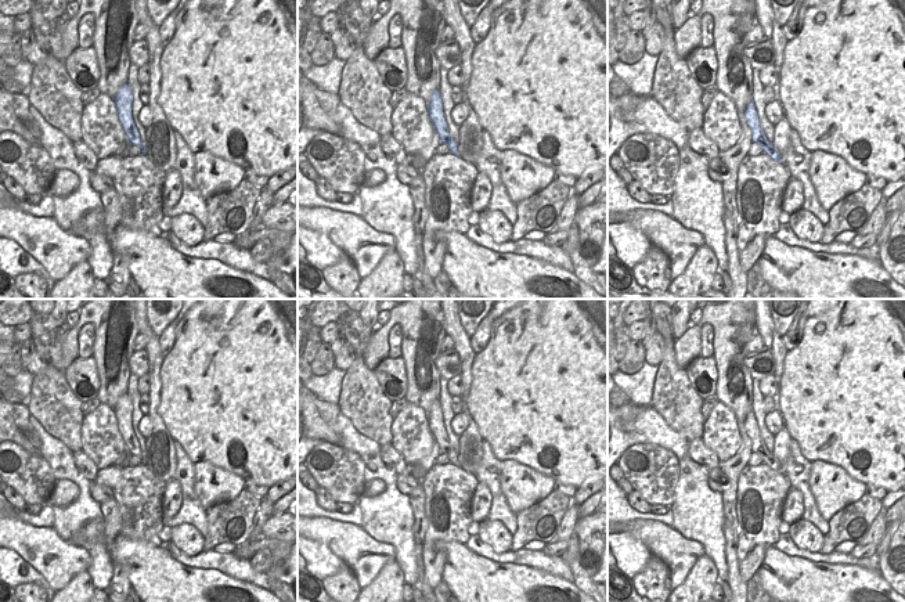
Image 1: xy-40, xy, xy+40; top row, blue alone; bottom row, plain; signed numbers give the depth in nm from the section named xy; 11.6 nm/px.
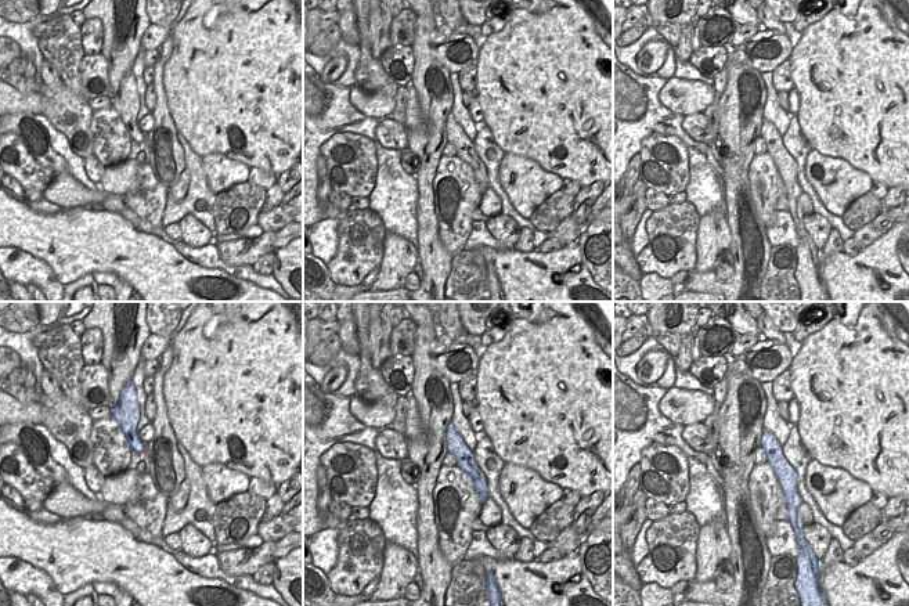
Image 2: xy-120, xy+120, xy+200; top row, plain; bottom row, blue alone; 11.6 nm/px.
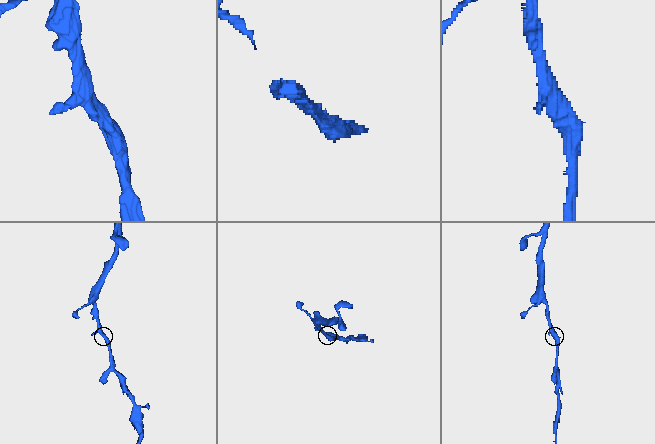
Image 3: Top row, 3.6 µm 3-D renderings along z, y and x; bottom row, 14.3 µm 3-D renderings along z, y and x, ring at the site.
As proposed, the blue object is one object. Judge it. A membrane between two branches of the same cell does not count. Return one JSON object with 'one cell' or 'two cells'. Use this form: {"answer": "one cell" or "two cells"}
{"answer": "one cell"}

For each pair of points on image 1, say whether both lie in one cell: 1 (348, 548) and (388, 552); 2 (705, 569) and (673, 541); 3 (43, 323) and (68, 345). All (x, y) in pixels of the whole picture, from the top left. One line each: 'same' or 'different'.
1: same
2: different
3: different

